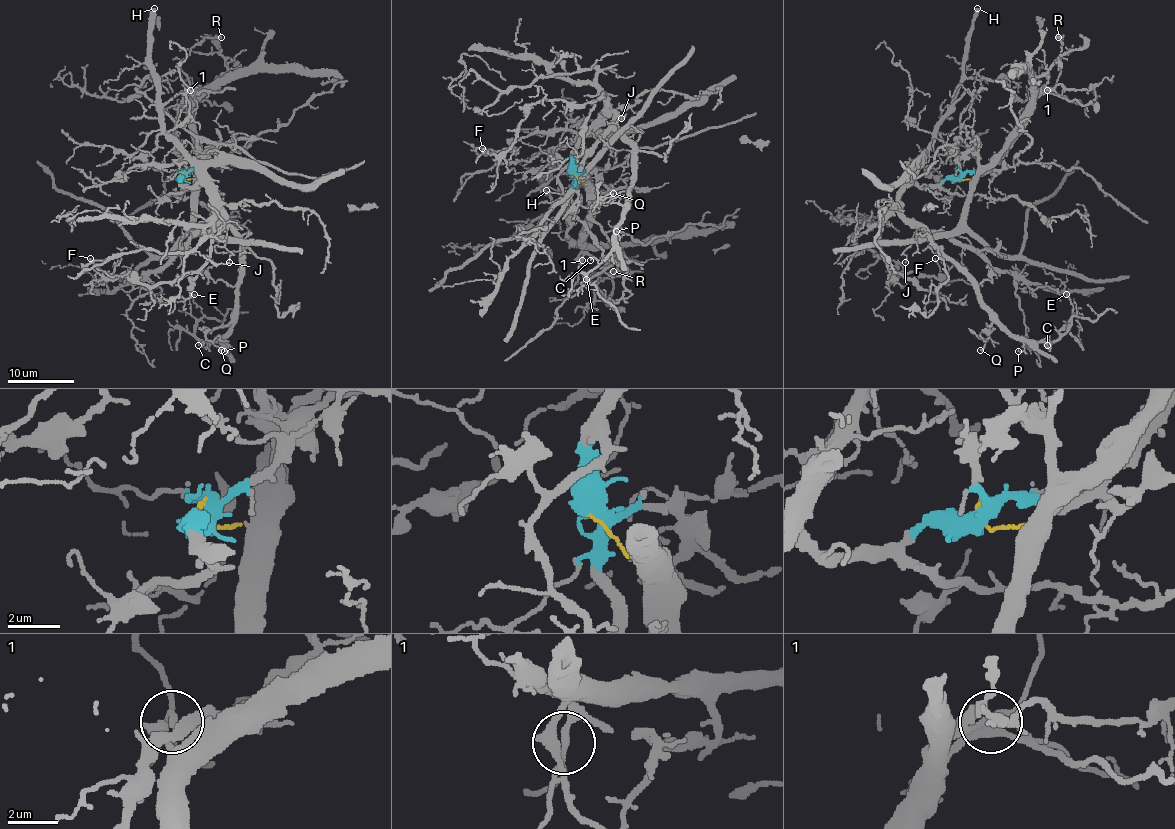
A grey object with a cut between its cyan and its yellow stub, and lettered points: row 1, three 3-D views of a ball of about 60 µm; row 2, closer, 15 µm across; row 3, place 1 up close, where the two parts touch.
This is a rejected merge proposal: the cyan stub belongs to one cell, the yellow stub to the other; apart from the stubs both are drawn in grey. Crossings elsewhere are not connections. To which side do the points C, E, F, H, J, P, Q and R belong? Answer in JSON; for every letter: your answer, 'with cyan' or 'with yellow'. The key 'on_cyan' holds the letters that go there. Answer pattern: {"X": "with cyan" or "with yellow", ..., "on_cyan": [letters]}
{"C": "with cyan", "E": "with cyan", "F": "with cyan", "H": "with cyan", "J": "with cyan", "P": "with cyan", "Q": "with cyan", "R": "with cyan", "on_cyan": ["C", "E", "F", "H", "J", "P", "Q", "R"]}

